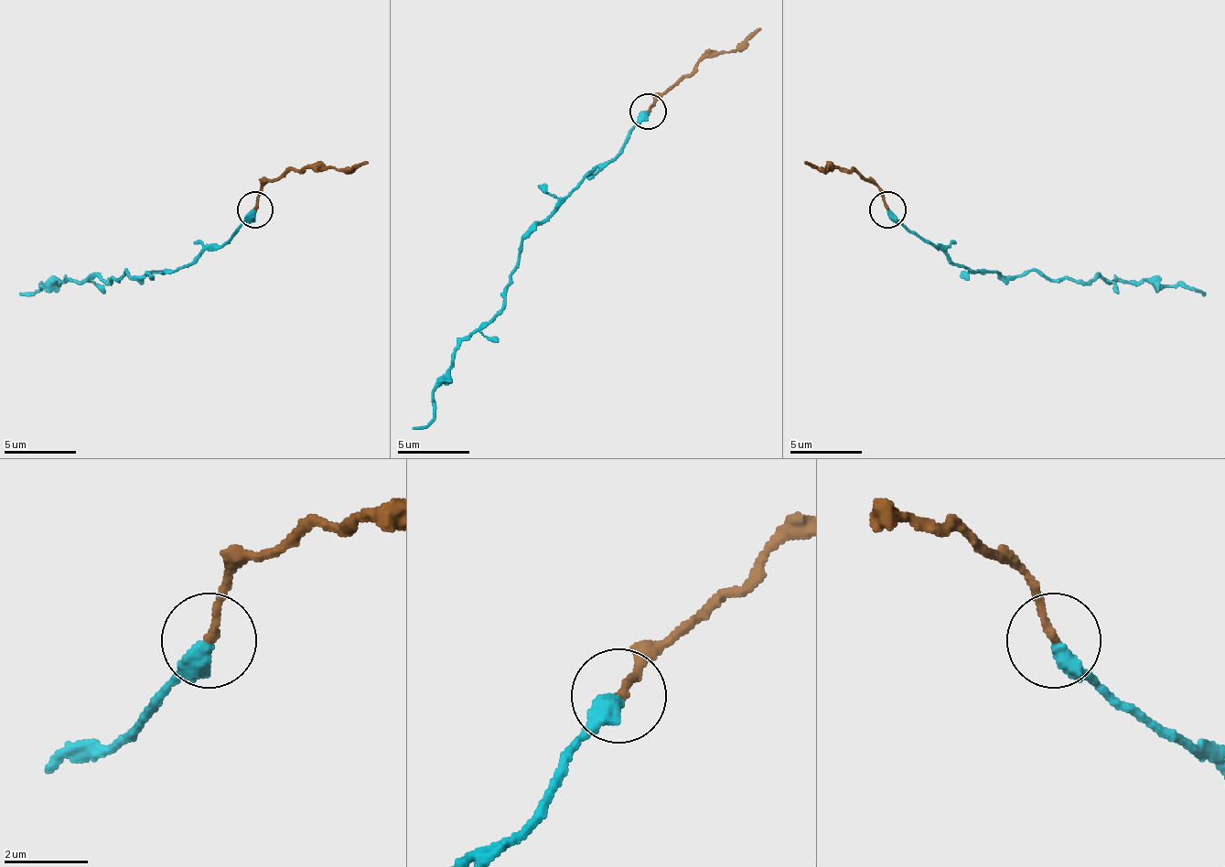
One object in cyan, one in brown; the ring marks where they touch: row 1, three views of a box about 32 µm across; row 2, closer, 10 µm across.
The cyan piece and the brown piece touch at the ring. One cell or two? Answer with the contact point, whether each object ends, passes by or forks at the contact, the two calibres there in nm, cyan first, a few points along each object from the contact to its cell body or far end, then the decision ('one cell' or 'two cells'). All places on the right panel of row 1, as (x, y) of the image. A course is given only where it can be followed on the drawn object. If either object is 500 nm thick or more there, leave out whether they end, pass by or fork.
place (887, 209); cyan ends; brown ends; calibres 440 and 180 nm; course cyan (886, 210), (955, 264), (998, 275), (1041, 272), (1048, 279), (1156, 283), (1199, 289), (1203, 293); course brown (886, 210), (883, 192), (854, 171), (825, 167), (804, 160); two cells

